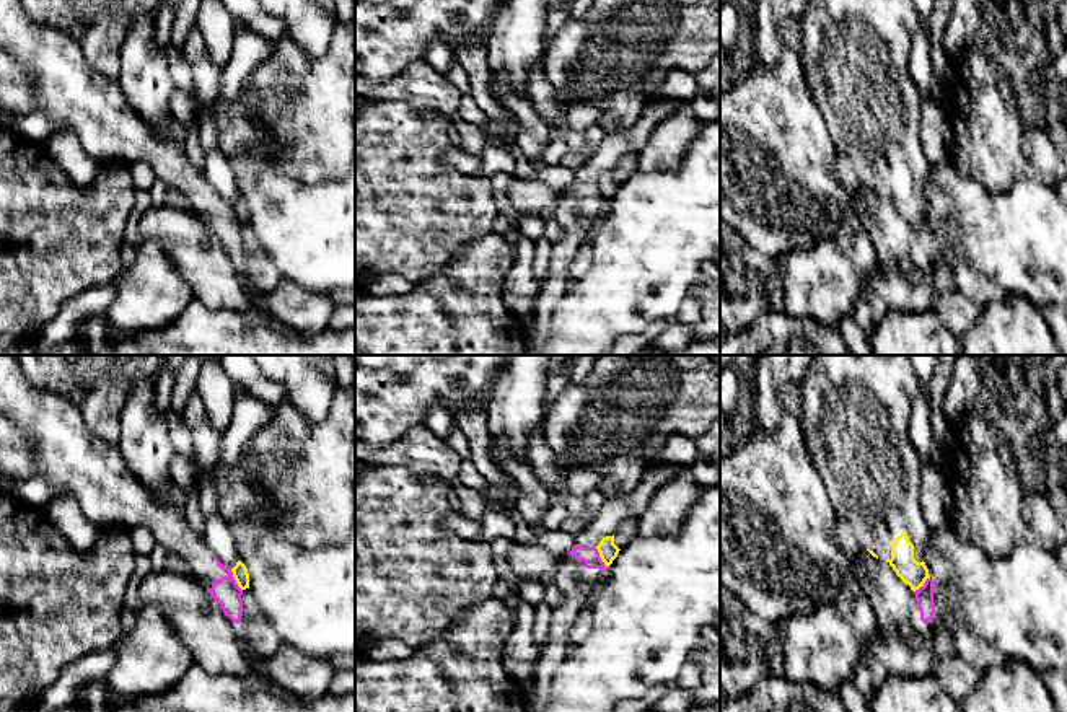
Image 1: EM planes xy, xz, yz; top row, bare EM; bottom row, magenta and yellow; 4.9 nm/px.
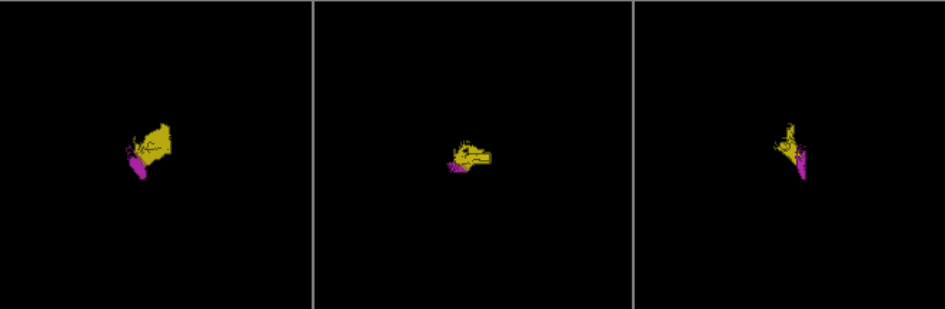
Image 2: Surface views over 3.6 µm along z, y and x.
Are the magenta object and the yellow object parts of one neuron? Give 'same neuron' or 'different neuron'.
different neuron

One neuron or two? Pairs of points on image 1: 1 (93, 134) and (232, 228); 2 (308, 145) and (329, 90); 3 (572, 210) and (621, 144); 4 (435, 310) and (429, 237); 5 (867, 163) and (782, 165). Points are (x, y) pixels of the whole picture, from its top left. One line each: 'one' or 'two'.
1: one
2: one
3: one
4: two
5: two

